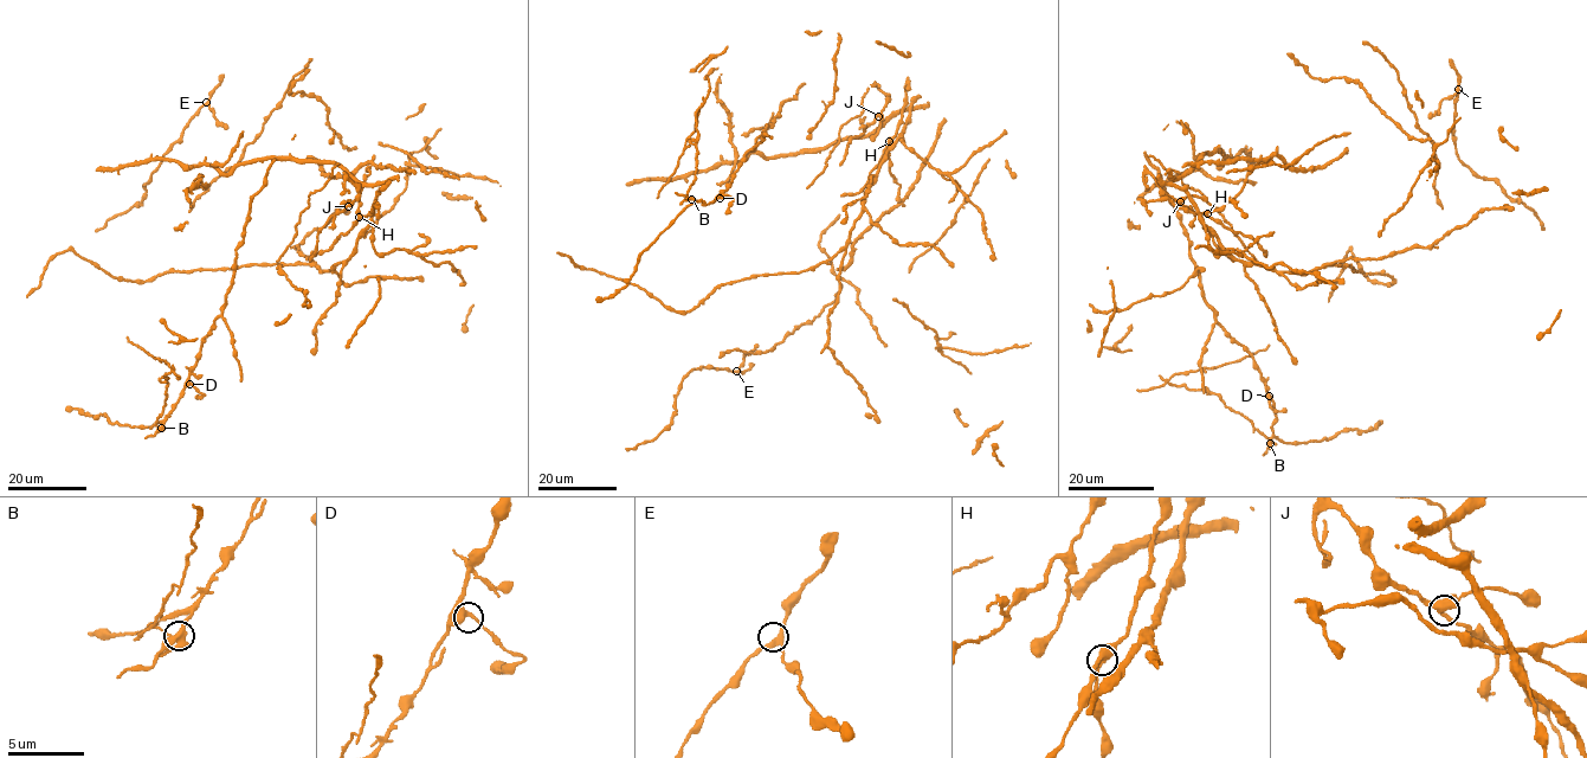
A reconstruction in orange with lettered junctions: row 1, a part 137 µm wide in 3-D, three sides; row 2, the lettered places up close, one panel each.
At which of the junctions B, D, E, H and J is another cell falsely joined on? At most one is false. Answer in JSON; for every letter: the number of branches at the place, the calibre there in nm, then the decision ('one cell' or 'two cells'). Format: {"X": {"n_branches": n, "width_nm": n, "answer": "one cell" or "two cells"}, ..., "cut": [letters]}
{"B": {"n_branches": 3, "width_nm": 360, "answer": "two cells"}, "D": {"n_branches": 3, "width_nm": 360, "answer": "one cell"}, "E": {"n_branches": 3, "width_nm": 320, "answer": "one cell"}, "H": {"n_branches": 3, "width_nm": 420, "answer": "one cell"}, "J": {"n_branches": 3, "width_nm": 400, "answer": "one cell"}, "cut": ["B"]}

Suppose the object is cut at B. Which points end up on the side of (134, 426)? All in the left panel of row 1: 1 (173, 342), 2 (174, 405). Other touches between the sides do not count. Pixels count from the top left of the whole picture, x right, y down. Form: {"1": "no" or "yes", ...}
{"1": "yes", "2": "yes"}

